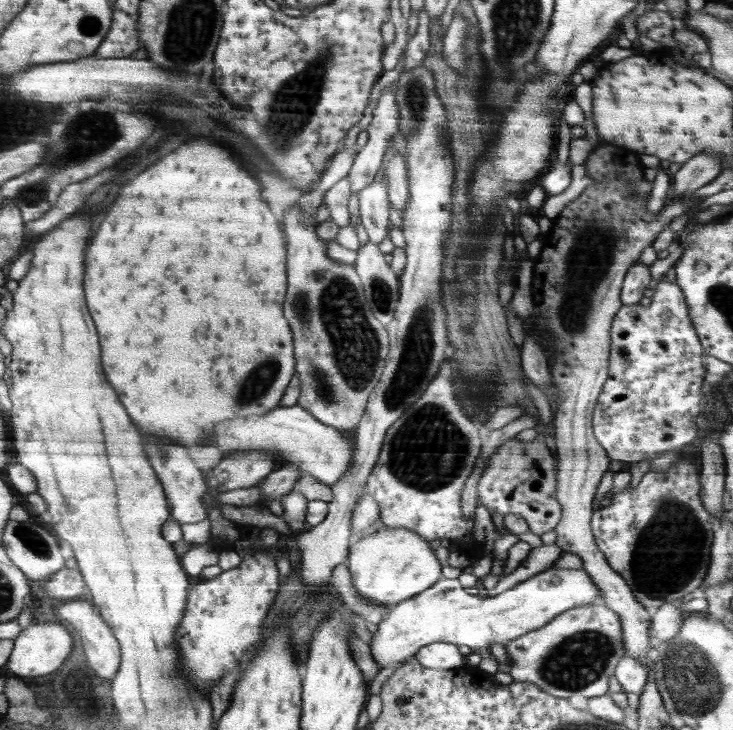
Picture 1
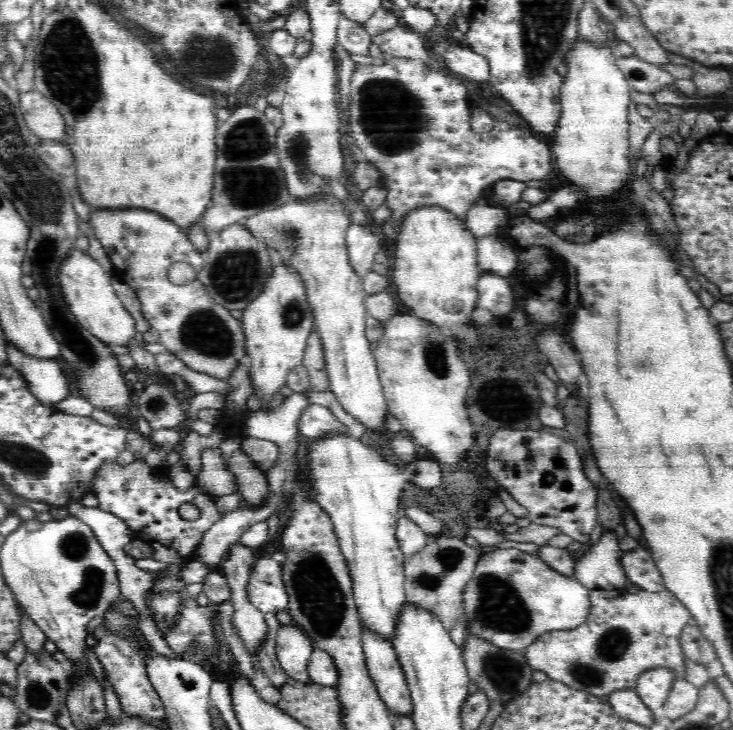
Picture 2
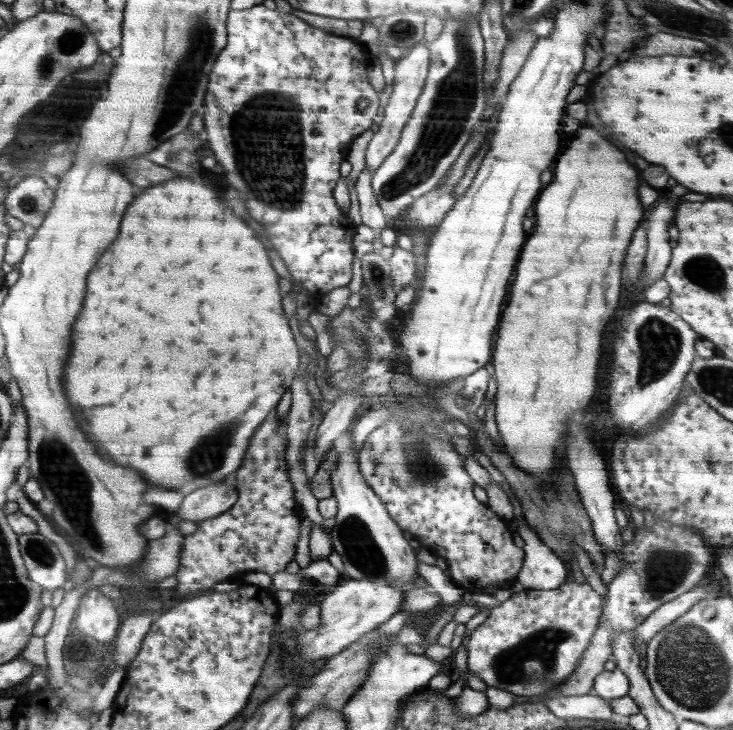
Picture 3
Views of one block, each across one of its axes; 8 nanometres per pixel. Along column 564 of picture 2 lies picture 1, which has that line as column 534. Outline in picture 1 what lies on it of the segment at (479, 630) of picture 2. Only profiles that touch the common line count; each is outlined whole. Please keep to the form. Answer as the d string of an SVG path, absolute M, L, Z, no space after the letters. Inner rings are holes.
M554 568L535 574L519 582L516 586L509 588L500 594L472 594L468 586L458 579L442 578L435 582L430 588L407 601L399 602L386 613L386 616L377 624L378 629L373 633L369 642L372 658L381 666L396 665L414 658L415 654L422 646L431 645L434 642L449 642L458 646L469 646L474 653L481 655L482 660L479 667L490 674L495 674L499 668L495 657L488 649L488 645L493 642L506 645L515 638L522 637L523 634L531 633L534 630L542 629L548 622L554 620L560 613L574 609L580 605L588 605L591 602L600 601L602 591L594 583L594 579L586 570L570 570L569 568Z

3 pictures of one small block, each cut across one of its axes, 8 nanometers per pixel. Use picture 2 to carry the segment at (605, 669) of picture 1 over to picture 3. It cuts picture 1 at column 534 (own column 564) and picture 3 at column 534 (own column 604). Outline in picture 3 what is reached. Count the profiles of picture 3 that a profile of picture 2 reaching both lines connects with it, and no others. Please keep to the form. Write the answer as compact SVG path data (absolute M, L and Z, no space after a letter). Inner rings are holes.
M575 580L565 582L562 586L555 588L554 590L536 590L536 589L525 589L519 593L513 593L512 596L501 602L500 606L491 608L489 617L482 622L470 635L467 648L467 665L469 672L475 674L485 682L487 686L493 686L505 692L510 692L516 696L536 696L536 695L547 695L552 694L552 690L560 690L560 685L564 685L564 682L574 674L575 670L580 666L580 660L584 657L586 650L592 645L592 634L596 634L598 626L600 626L600 620L602 618L602 606L603 599L593 587L588 583L576 583Z

